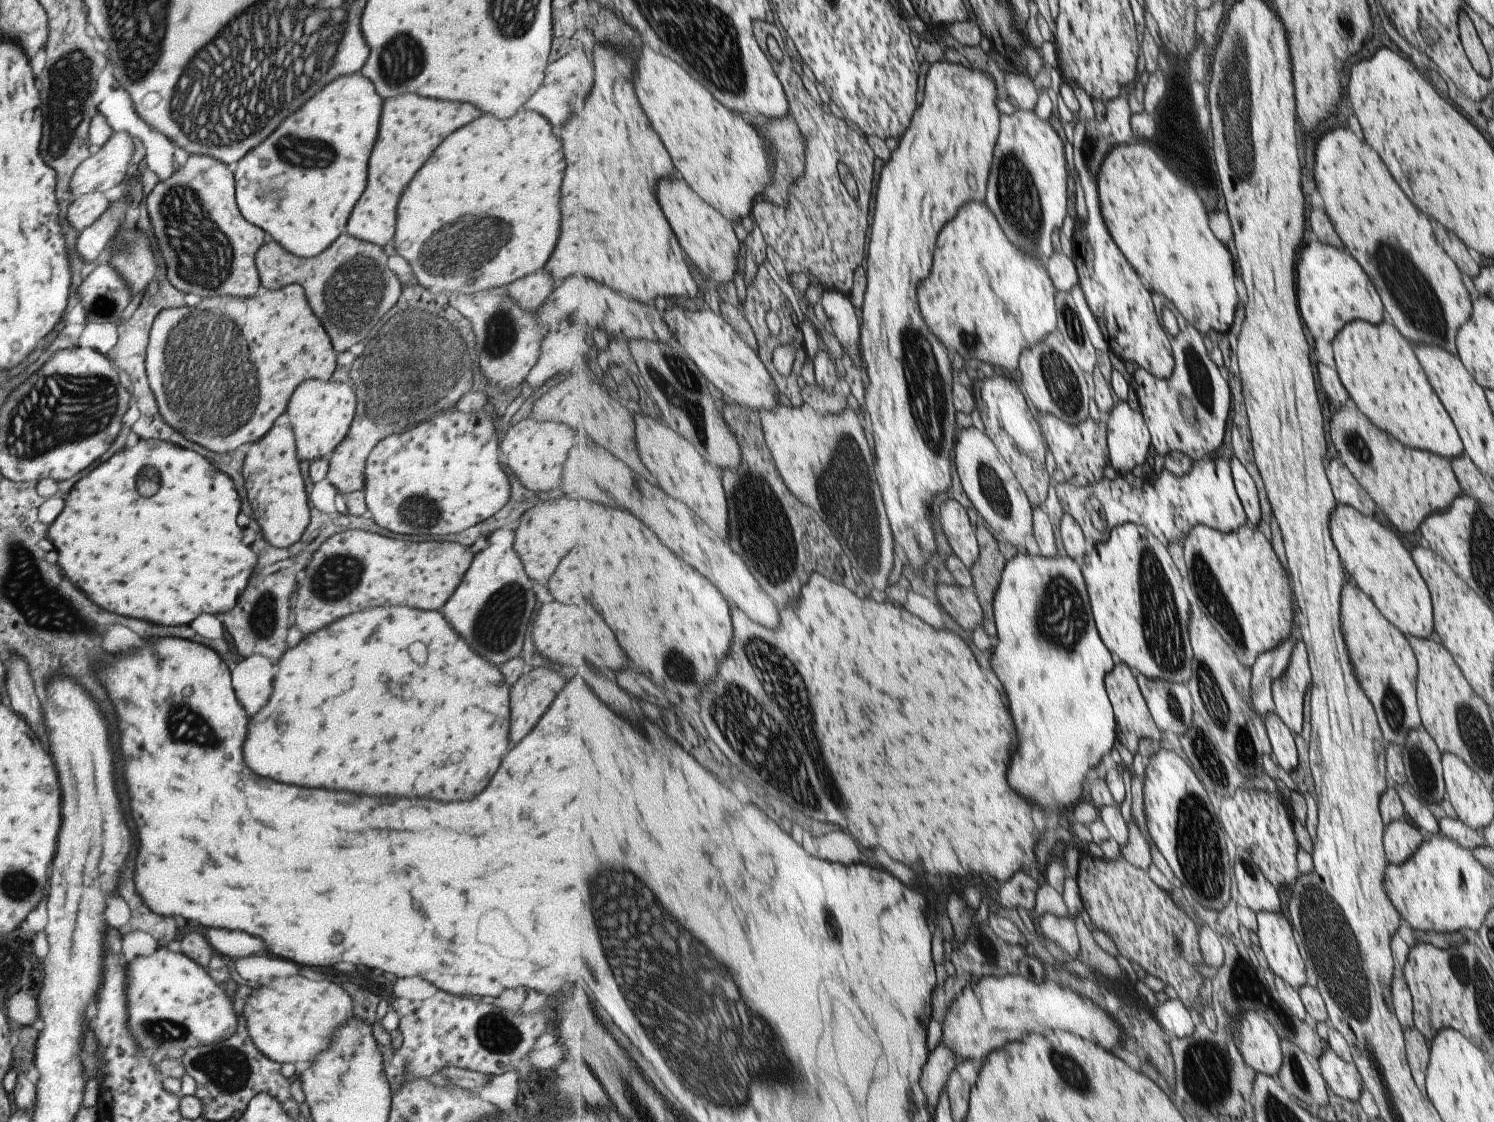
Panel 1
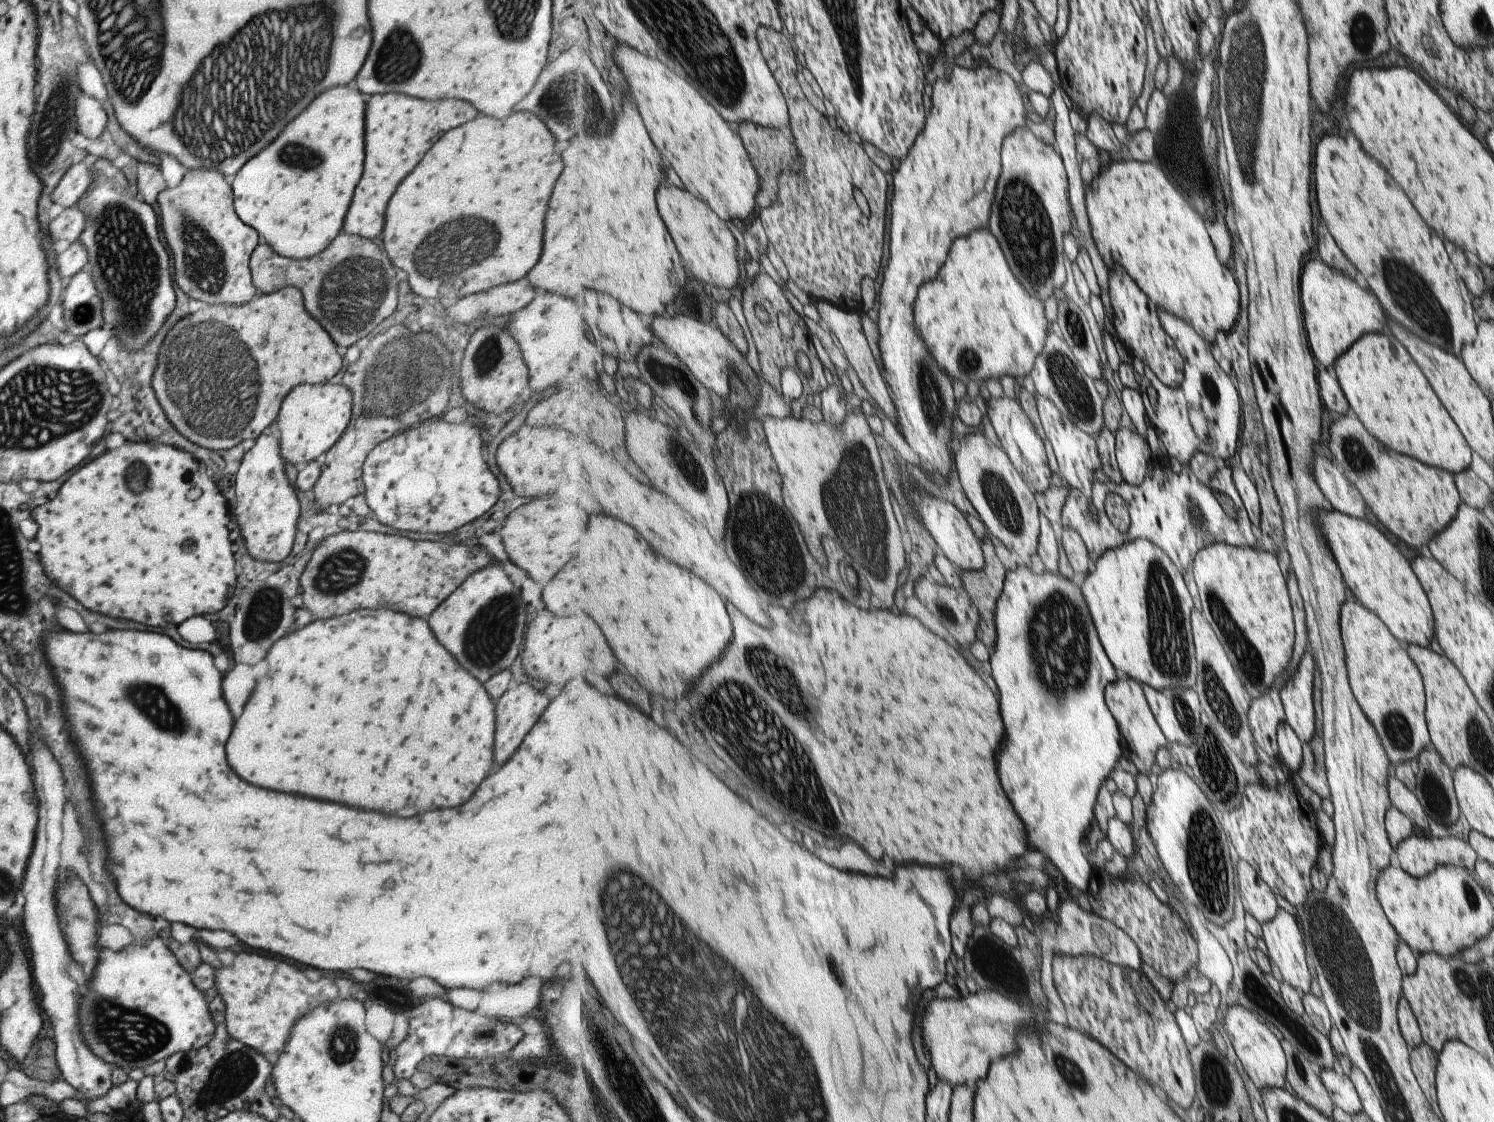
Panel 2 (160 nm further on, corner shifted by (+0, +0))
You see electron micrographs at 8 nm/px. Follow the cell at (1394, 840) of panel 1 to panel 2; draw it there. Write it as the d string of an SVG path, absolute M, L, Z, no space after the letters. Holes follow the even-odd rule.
M1411 834L1393 848L1393 863L1413 878L1427 876L1437 866L1451 865L1473 870L1477 860L1469 844L1453 836L1438 839Z

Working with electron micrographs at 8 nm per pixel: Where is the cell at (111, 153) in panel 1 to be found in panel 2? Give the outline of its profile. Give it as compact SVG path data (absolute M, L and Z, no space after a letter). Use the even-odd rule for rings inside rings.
M86 159L71 165L51 191L50 201L64 209L73 206L89 188L90 174L90 164Z

